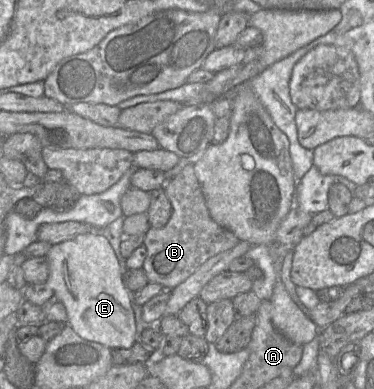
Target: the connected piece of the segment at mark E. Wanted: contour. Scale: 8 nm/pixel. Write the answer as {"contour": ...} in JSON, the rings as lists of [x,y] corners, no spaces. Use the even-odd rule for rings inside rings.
{"contour":[[[91,233],[80,234],[71,240],[52,245],[45,257],[49,266],[46,283],[64,305],[67,323],[78,336],[110,349],[131,348],[138,341],[138,327],[130,300],[130,293],[134,292],[124,286],[120,263],[104,236]]]}

